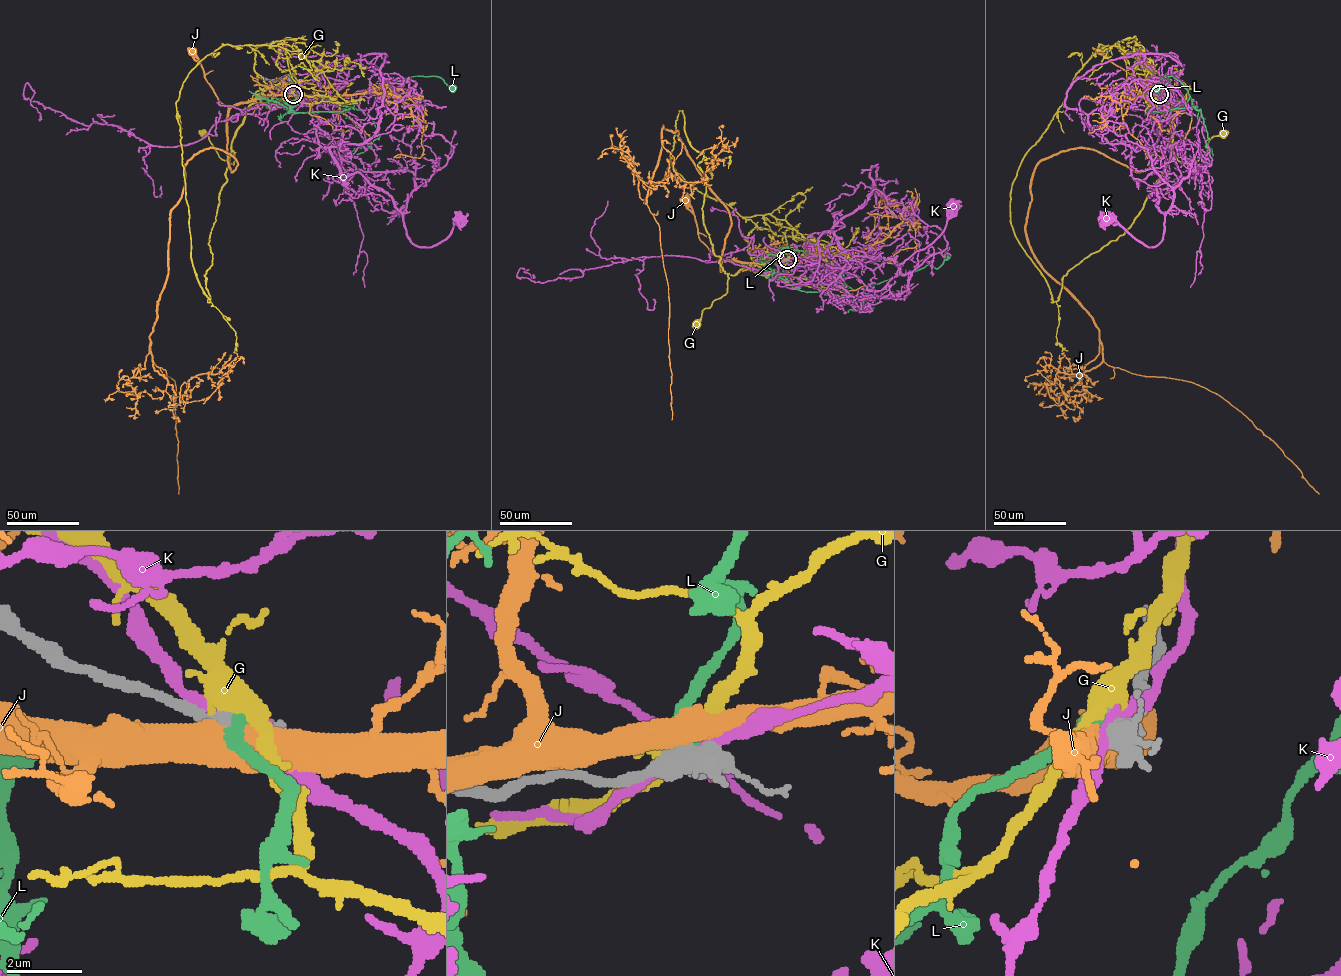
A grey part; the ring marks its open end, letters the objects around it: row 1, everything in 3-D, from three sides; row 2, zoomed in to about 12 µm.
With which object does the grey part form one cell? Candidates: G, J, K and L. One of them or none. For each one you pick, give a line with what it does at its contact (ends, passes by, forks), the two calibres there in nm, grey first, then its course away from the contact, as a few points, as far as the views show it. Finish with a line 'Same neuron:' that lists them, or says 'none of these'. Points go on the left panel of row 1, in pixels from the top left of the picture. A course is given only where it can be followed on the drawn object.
L: it ends; calibres 460 and 360 nm; course (294, 94), (296, 113), (338, 111), (352, 108), (371, 90), (415, 76), (439, 76), (453, 88)
Same neuron: L

